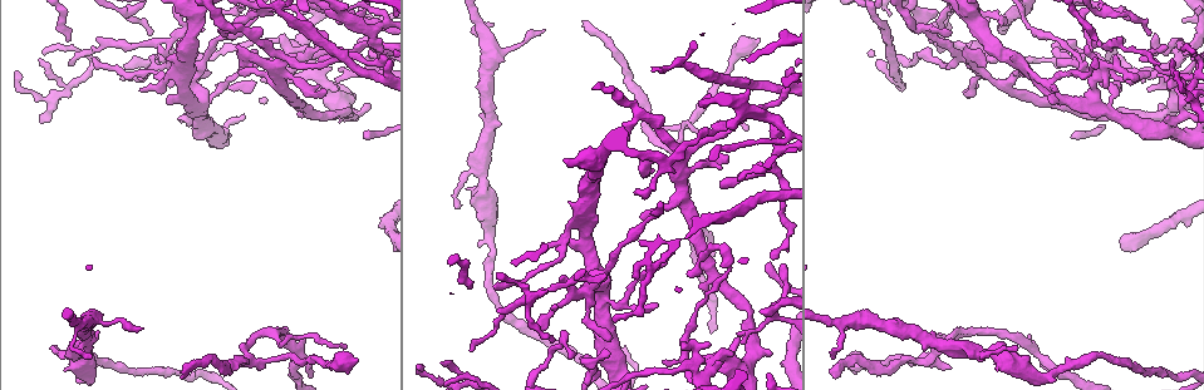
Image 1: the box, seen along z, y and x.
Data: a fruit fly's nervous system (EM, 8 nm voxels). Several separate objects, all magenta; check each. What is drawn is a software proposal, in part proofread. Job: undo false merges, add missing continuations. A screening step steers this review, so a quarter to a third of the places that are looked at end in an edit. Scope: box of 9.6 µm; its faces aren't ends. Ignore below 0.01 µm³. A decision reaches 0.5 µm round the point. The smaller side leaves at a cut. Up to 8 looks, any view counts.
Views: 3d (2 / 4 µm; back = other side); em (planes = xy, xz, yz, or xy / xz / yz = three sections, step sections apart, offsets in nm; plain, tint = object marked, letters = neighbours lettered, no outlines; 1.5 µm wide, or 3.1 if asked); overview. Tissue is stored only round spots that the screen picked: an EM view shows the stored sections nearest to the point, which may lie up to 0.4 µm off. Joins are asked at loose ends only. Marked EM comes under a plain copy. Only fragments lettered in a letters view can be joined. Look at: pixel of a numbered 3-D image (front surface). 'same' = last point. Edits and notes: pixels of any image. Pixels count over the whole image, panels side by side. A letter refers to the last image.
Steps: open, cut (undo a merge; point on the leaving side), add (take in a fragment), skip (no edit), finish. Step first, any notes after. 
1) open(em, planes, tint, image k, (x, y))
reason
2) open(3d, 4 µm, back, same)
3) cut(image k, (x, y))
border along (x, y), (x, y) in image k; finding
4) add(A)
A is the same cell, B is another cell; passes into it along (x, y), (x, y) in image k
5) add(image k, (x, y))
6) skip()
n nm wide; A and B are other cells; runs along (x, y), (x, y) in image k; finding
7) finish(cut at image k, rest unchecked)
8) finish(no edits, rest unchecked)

open(em, planes, letters, image 1, (1003, 22))
branch stops here

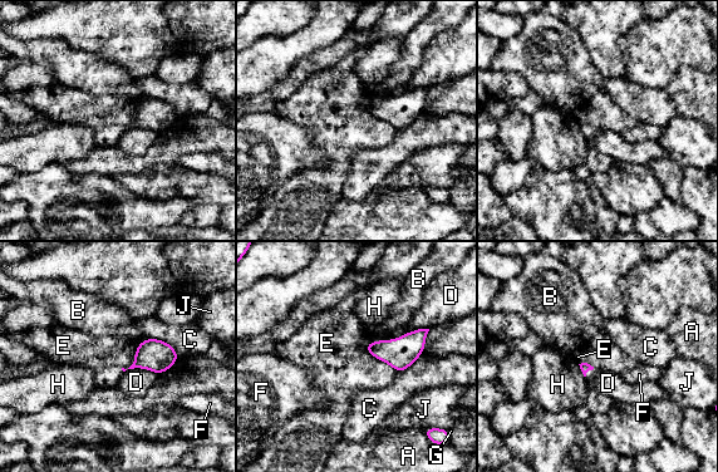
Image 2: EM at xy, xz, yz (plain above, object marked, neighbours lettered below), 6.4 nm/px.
skip()
A, B, C, D, E, F, G, H and J are other cells; border along (124, 370), (143, 368), (158, 374) in image 2; none of them fits

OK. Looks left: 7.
open(3d, 2 µm, image 1, (360, 38))

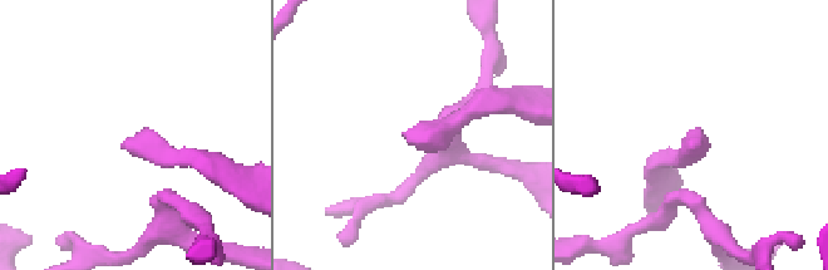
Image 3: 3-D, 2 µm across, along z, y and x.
open(em, xz, step 8, letters, image 3, (699, 143))
3 arms

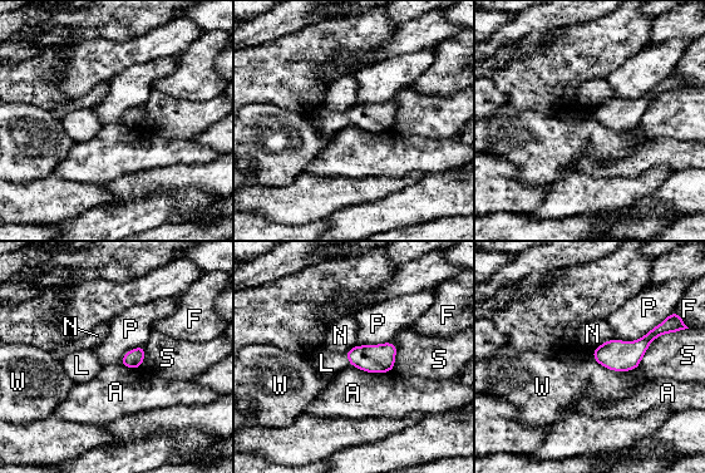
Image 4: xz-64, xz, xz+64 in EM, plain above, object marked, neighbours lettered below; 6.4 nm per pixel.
open(em, planes, letters, same)
cut it another way

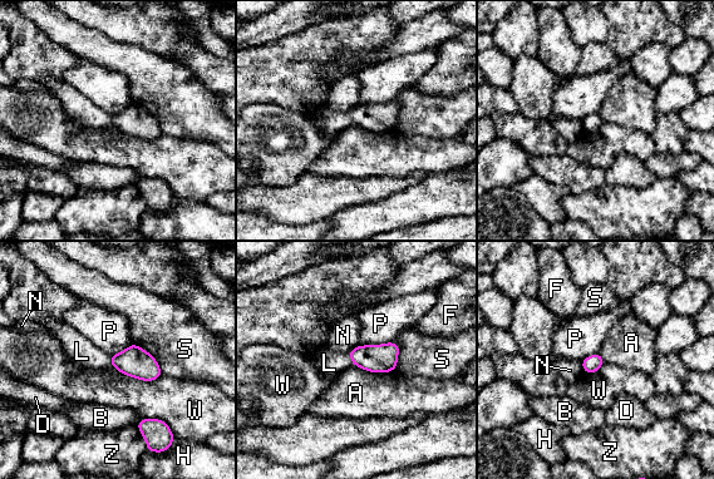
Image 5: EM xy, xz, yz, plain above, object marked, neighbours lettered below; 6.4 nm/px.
add(image 5, (329, 363))
L is the same cell, A, B, D, F, H, N, P, S, W and Z are other cells; passes into it along (383, 357), (350, 359), (329, 363) in image 5; it goes on there

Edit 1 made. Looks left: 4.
open(overview)
redraw

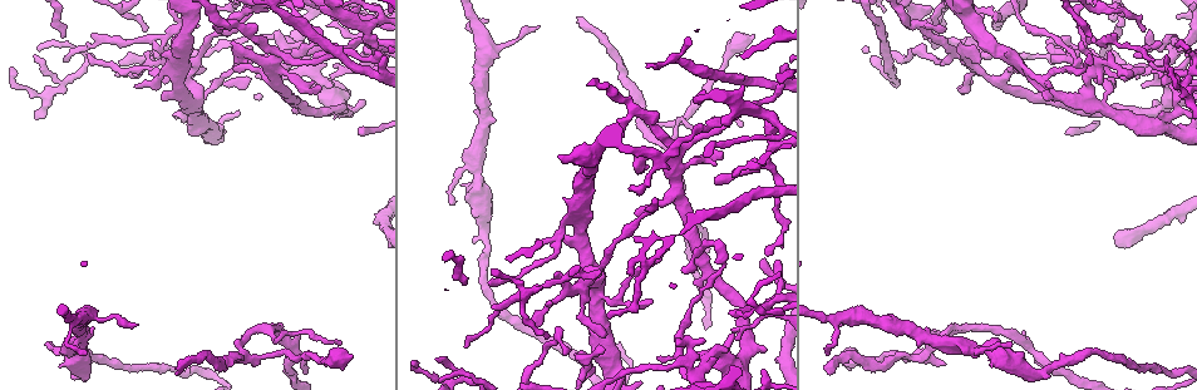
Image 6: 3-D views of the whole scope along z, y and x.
open(3d, 2 µm, image 6, (144, 29))
thin end

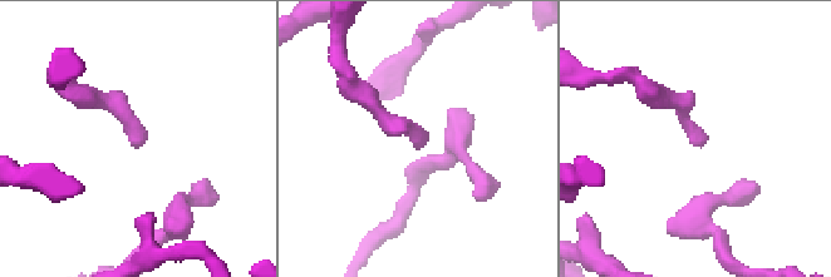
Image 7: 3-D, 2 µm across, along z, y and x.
open(em, 3.1 µm, planes, letters, image 7, (422, 143))

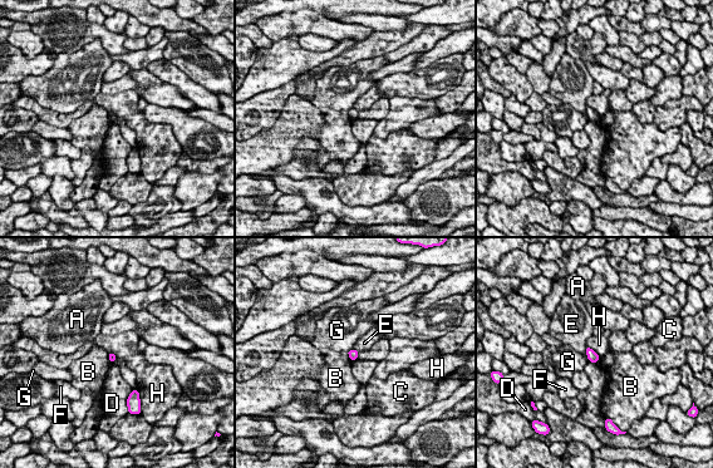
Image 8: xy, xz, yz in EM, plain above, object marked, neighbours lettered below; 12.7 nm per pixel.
skip()
90 nm wide; A, B, C, D, E, F, G and H are other cells; border along (586, 345), (599, 356) in image 8; no lettered fragment goes on from it

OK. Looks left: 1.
finish(add at image 5, rest unchecked)

